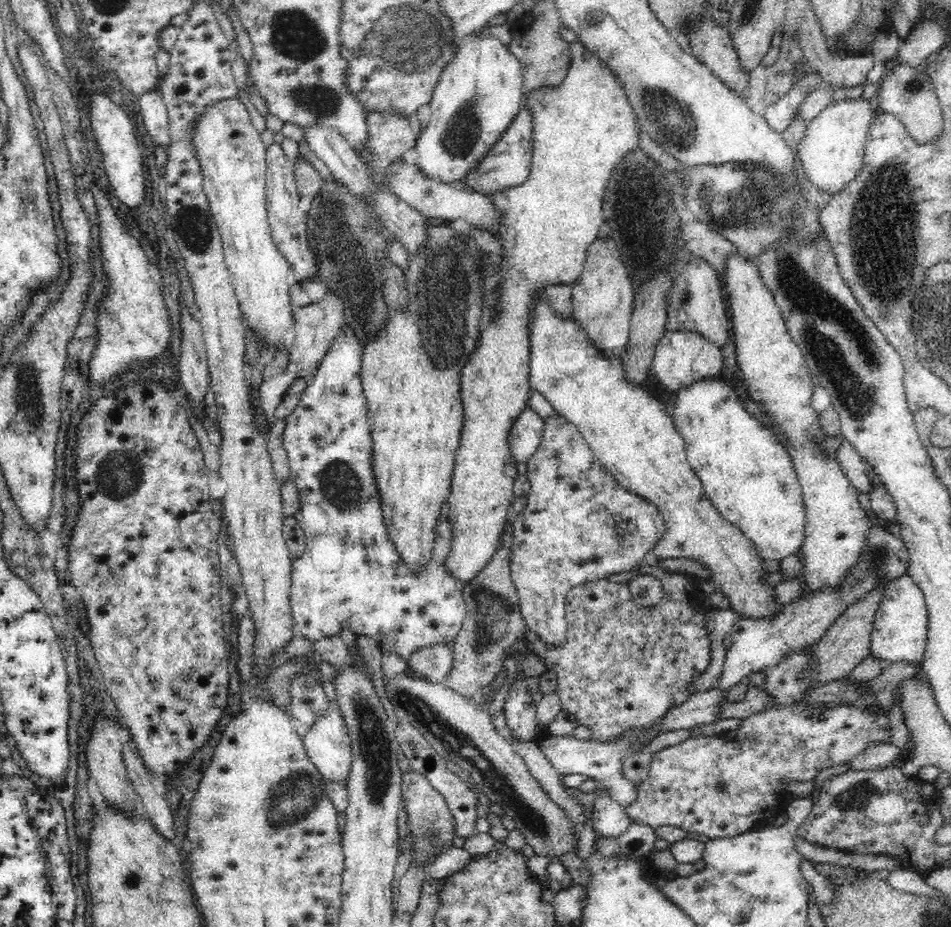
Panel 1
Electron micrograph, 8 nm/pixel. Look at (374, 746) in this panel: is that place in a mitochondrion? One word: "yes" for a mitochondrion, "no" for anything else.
yes

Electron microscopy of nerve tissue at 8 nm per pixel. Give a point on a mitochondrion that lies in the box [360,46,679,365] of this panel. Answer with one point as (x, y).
(458, 139)

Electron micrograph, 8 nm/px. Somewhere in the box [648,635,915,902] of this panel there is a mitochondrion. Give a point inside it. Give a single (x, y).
(859, 795)

